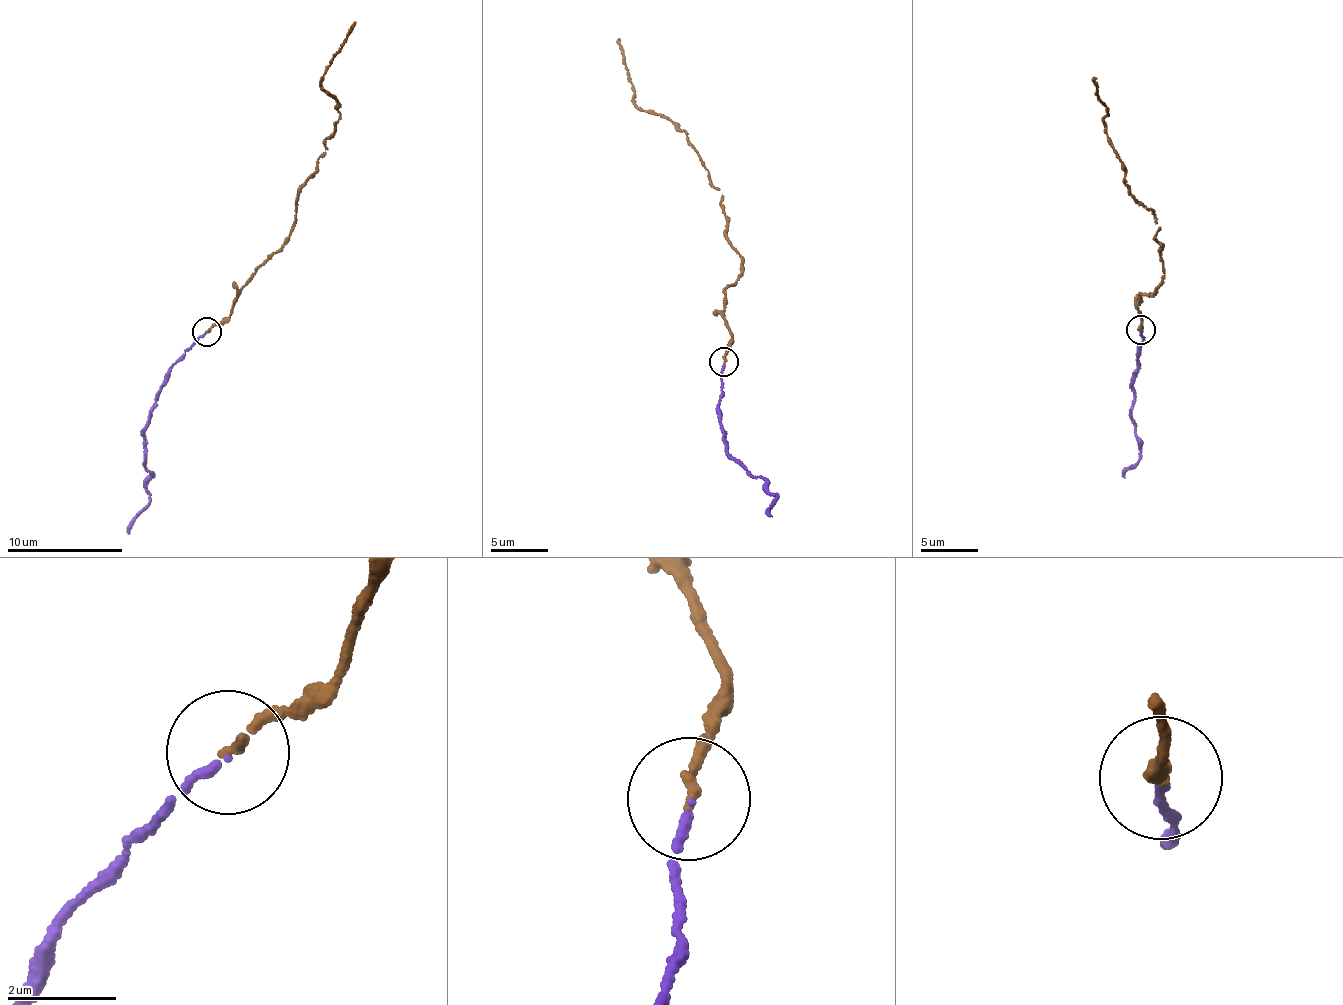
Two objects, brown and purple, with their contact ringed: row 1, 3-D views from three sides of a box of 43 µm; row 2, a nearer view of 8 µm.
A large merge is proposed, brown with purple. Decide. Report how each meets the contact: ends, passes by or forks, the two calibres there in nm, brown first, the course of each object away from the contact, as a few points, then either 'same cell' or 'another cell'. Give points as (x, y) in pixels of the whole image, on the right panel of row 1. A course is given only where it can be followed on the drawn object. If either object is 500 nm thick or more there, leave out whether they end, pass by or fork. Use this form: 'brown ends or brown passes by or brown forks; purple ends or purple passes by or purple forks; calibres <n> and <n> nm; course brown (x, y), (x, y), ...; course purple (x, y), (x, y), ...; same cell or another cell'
brown ends; purple ends; calibres 160 and 140 nm; course brown (1140, 329), (1140, 296), (1150, 296), (1164, 275), (1160, 227), (1154, 210), (1124, 184), (1094, 79); course purple (1140, 332), (1145, 343), (1139, 348), (1133, 388), (1135, 436), (1140, 458), (1124, 472), (1124, 479); same cell

